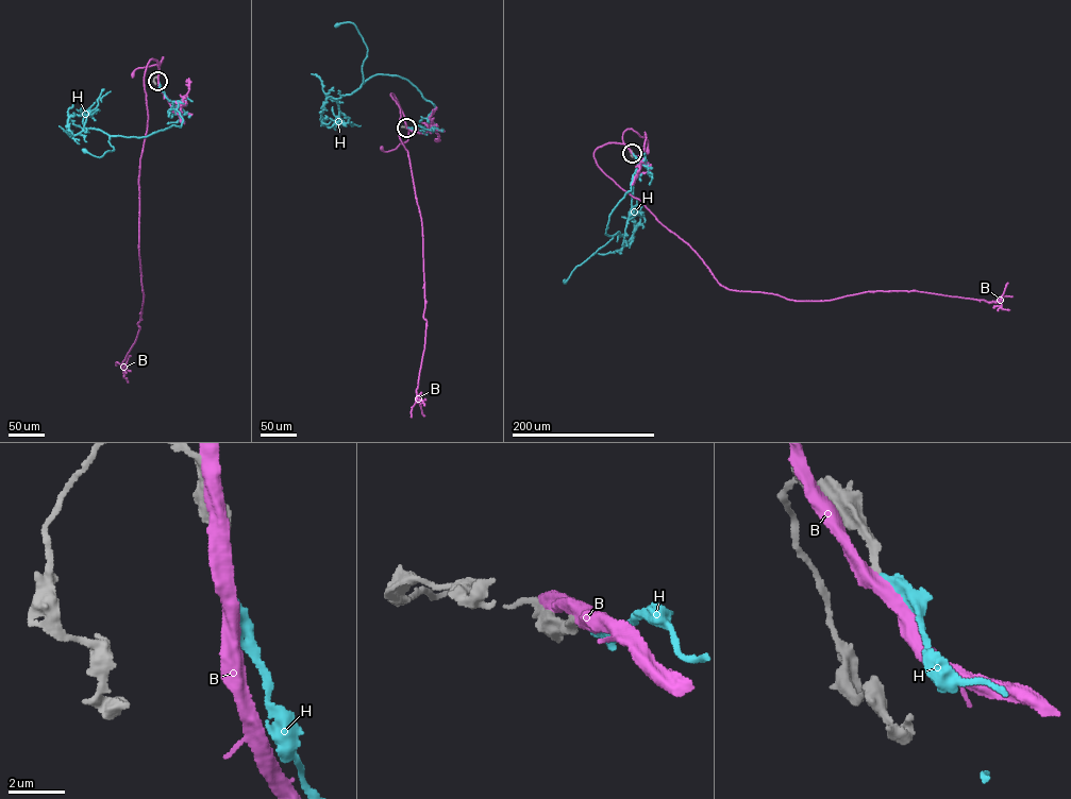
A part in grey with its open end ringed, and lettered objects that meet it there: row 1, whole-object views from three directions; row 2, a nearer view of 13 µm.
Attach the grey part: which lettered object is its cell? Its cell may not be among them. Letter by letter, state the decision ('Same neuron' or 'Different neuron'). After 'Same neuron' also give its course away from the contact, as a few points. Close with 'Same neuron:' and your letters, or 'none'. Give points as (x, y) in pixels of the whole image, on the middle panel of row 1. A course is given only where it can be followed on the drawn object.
B: Different neuron
H: Different neuron
Same neuron: none

